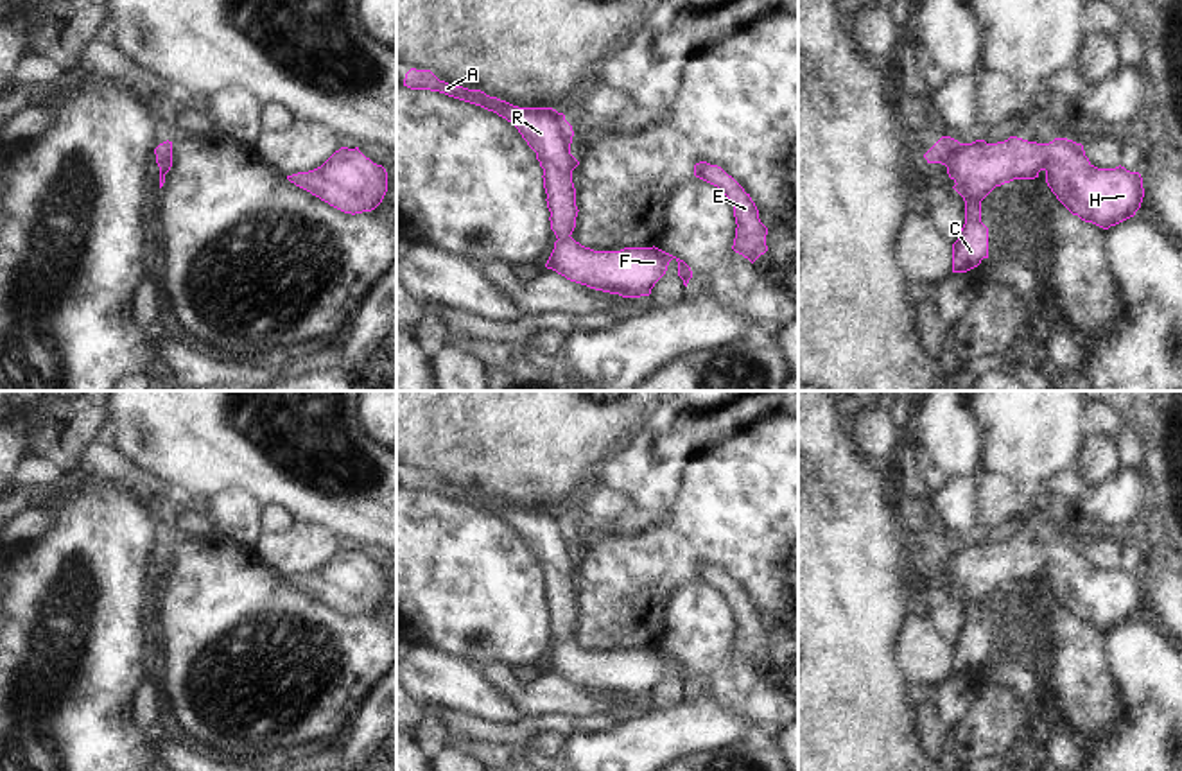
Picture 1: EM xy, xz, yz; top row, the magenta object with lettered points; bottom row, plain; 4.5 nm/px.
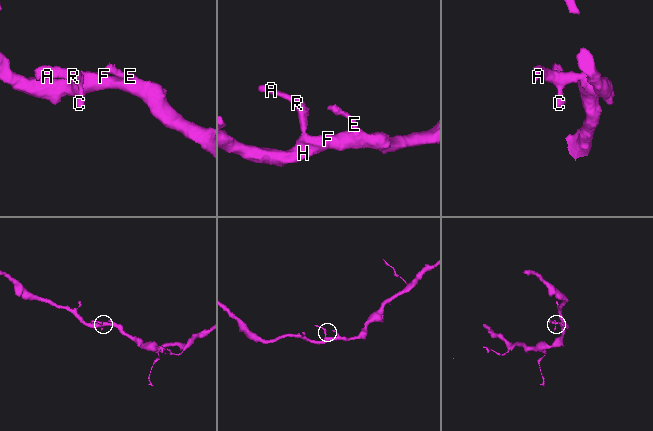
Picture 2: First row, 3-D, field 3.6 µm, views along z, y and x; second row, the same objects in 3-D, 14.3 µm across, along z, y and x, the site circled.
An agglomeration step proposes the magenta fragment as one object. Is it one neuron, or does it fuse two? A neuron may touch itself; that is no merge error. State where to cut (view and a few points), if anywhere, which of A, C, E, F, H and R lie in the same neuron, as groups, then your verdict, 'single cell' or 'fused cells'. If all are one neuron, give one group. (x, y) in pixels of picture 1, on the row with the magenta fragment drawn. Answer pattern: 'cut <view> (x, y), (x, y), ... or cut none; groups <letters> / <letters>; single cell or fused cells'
cut none; groups A C E F H R; single cell

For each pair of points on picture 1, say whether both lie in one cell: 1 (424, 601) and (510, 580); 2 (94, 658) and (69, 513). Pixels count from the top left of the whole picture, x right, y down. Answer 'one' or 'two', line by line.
1: one
2: one

